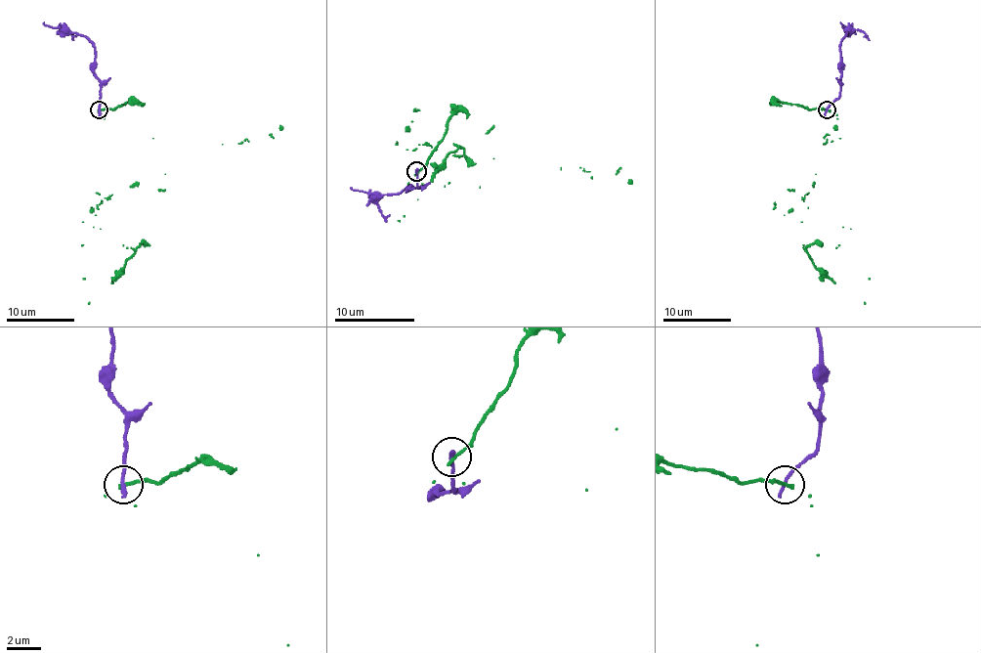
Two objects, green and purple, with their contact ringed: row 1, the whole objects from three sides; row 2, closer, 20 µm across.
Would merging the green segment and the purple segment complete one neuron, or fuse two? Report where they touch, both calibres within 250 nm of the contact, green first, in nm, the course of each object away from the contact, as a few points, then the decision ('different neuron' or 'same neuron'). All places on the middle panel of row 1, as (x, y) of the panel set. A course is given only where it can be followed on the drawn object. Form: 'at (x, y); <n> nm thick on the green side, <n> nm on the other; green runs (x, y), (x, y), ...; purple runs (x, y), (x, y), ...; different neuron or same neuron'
at (416, 171); 240 nm thick on the green side, 240 nm on the other; green runs (416, 171), (436, 151), (480, 187), (494, 158), (488, 133), (444, 187), (409, 191), (418, 145), (412, 151); purple runs (416, 171), (418, 187), (388, 195), (354, 191), (350, 187); different neuron

